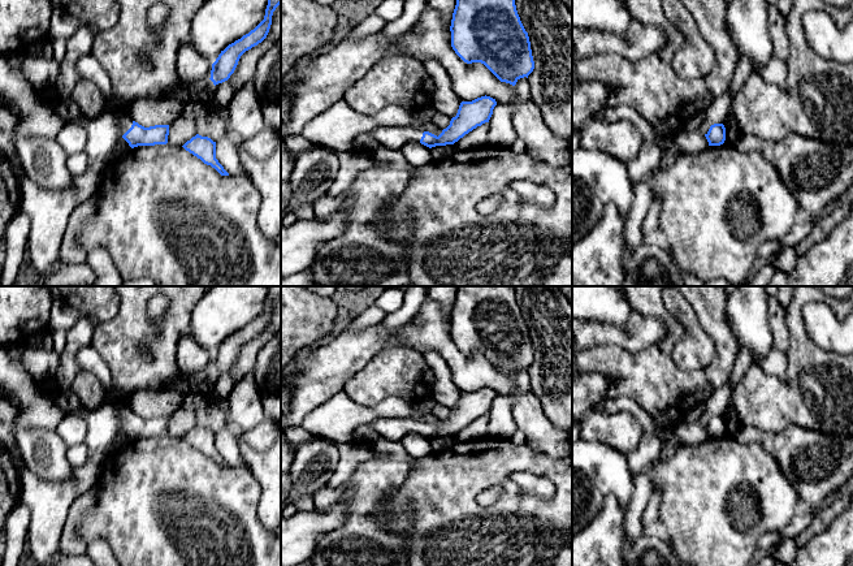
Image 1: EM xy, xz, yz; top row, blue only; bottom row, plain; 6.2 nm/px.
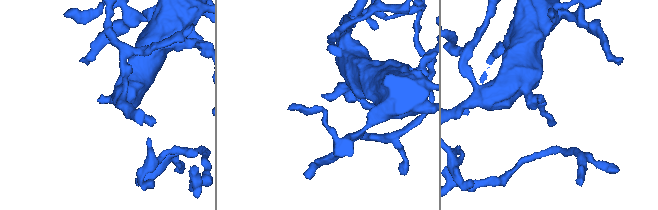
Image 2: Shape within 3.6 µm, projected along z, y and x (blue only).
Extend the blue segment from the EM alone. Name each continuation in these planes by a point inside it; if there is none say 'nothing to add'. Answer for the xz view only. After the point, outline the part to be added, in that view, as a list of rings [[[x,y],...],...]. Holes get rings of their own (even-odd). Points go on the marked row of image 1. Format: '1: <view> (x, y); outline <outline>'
1: xz (393, 137); outline [[[381,126],[369,131],[378,144],[400,150],[408,142],[420,142],[424,130],[417,126]]]

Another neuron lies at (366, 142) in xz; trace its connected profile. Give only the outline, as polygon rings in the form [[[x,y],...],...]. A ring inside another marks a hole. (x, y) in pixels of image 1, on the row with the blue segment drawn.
[[[369,131],[361,133],[354,138],[354,150],[372,154],[378,146],[378,142]]]

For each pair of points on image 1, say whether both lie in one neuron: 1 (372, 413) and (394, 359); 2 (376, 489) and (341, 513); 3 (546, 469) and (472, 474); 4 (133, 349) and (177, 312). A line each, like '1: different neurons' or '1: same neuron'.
1: different neurons
2: different neurons
3: same neuron
4: same neuron

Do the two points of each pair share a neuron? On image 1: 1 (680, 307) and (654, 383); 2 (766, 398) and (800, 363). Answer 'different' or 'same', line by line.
1: different
2: same

